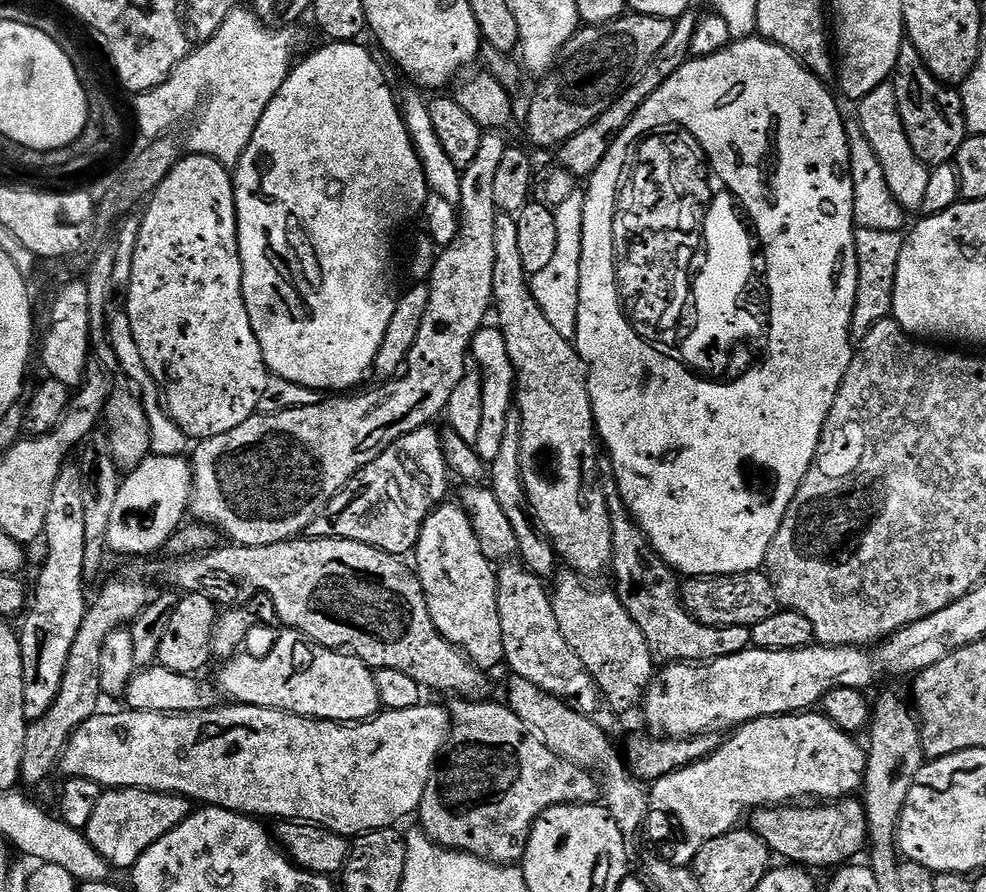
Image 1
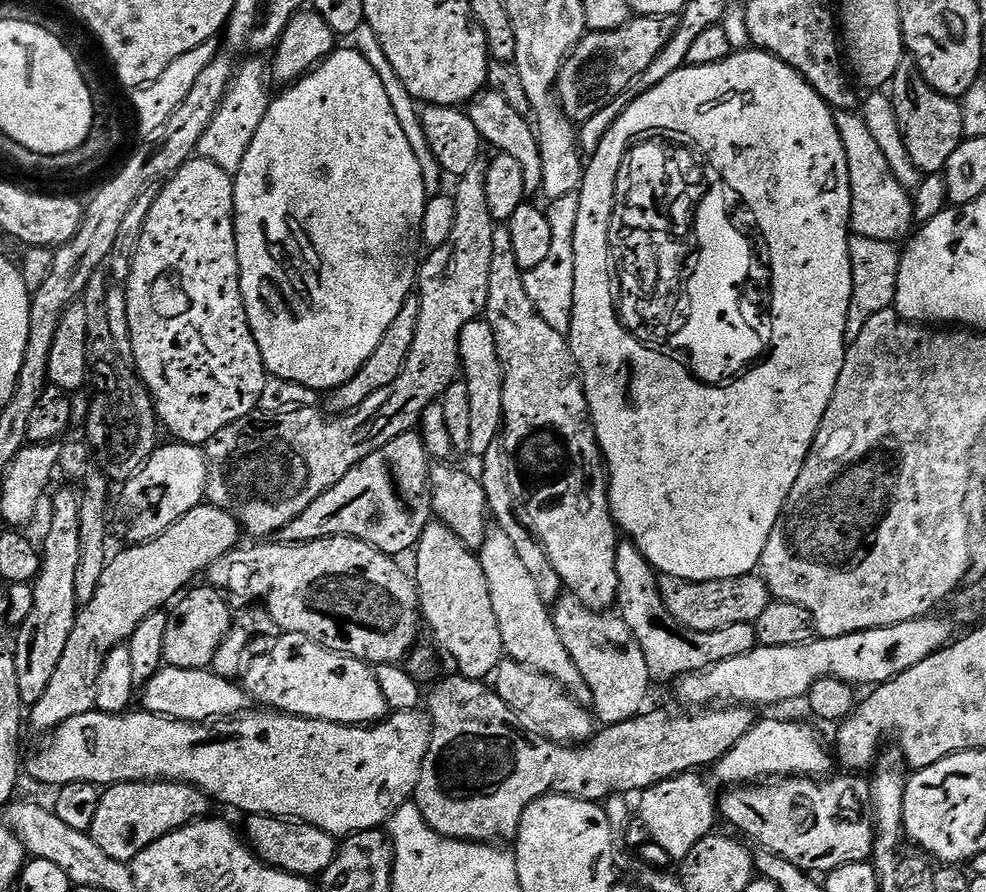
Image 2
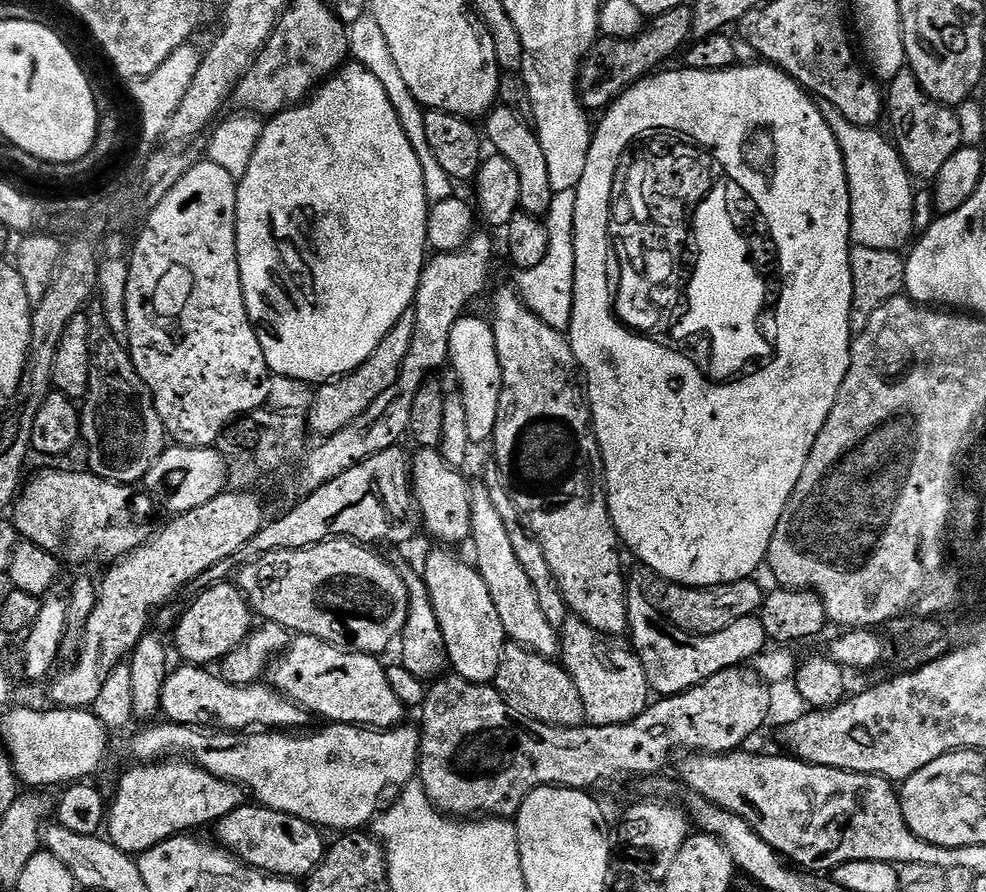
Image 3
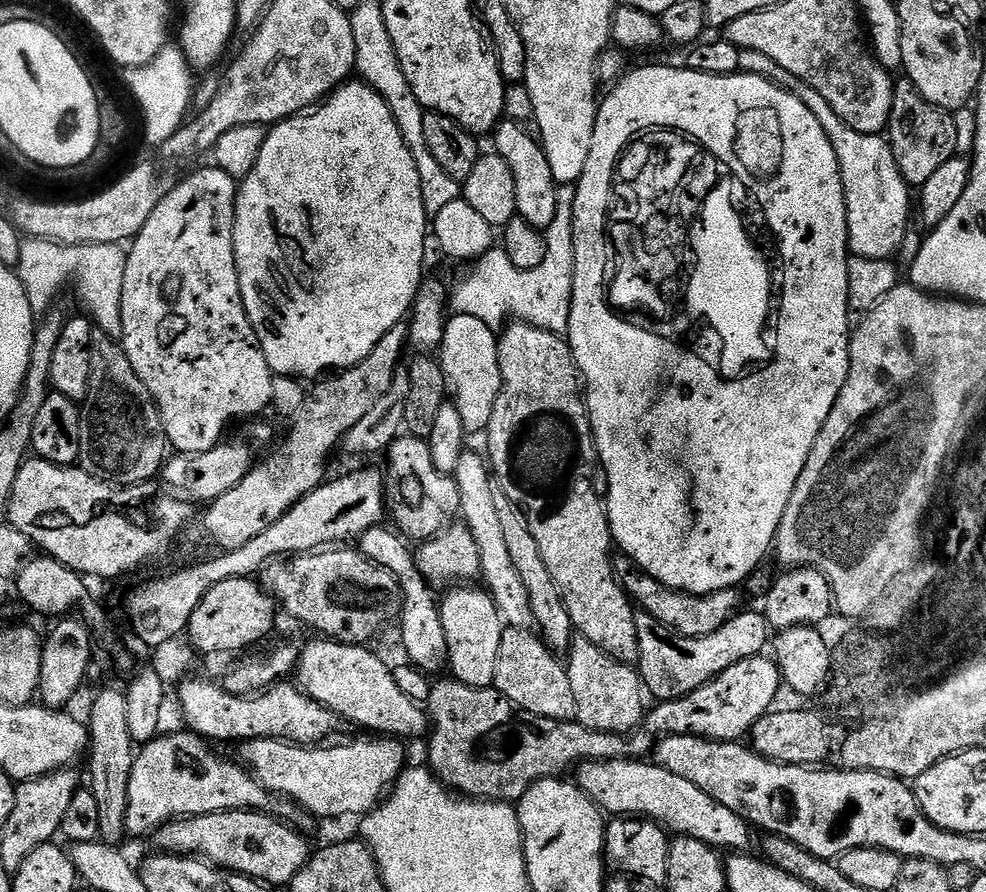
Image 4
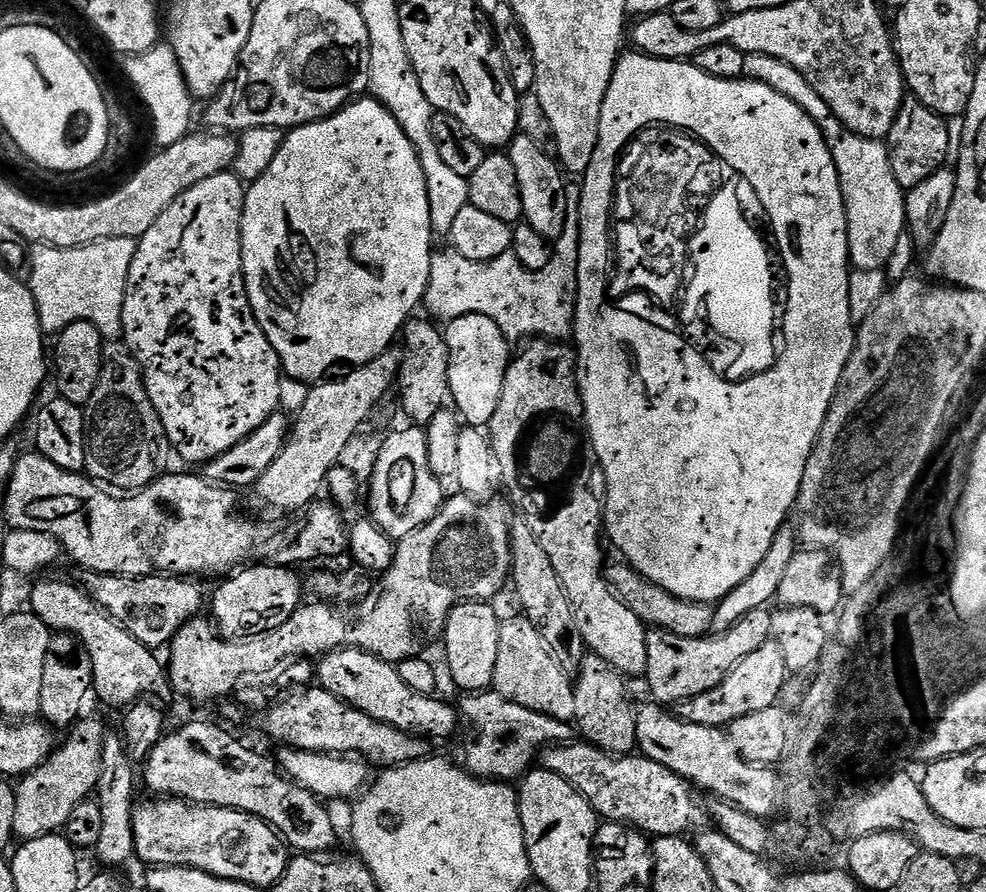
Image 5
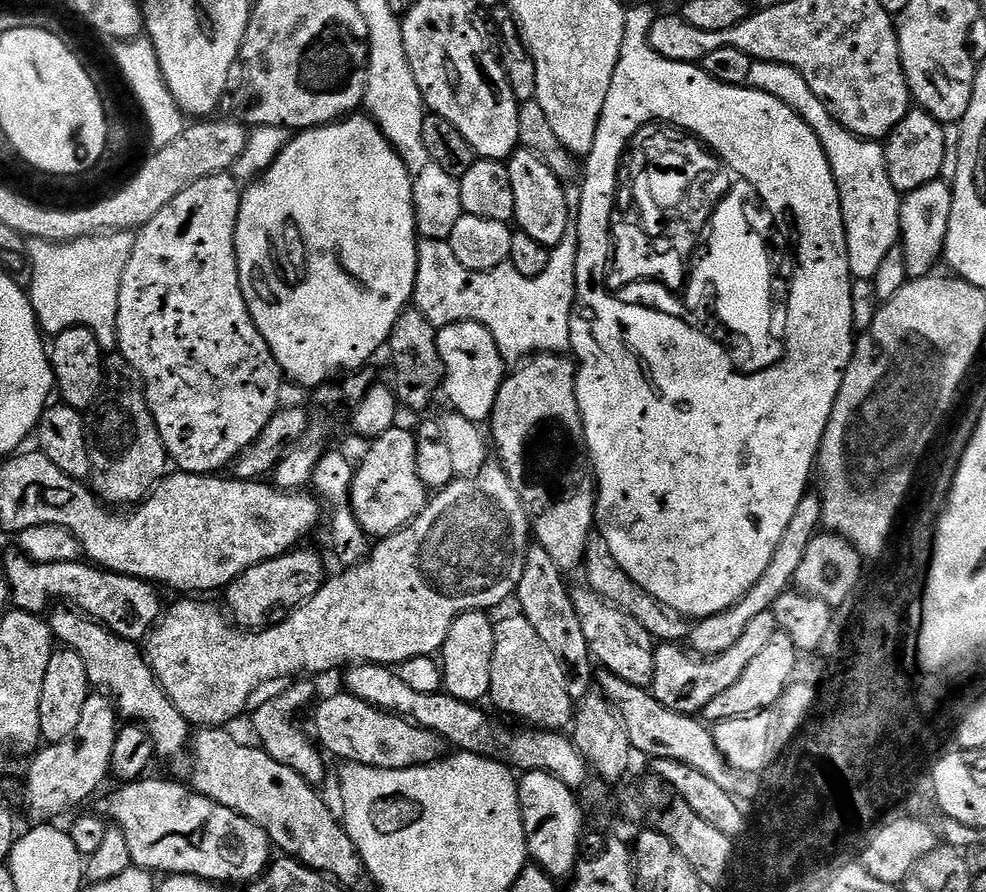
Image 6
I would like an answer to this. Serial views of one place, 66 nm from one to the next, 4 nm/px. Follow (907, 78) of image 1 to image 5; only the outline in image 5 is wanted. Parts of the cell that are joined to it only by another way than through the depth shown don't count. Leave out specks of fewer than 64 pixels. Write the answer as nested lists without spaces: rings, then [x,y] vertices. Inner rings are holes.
[[[905,99],[898,118],[894,118],[894,126],[886,137],[890,168],[904,190],[918,186],[918,182],[926,182],[930,174],[941,171],[948,164],[949,141],[945,117],[927,108],[920,100]]]

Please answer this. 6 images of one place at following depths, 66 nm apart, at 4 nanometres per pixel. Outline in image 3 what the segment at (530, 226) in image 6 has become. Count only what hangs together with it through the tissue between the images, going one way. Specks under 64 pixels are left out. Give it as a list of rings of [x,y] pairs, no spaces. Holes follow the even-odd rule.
[[[497,106],[483,121],[482,132],[487,143],[489,145],[492,143],[496,147],[493,149],[498,155],[506,158],[510,166],[514,166],[514,171],[518,174],[521,209],[532,216],[547,217],[554,203],[554,193],[550,186],[550,173],[546,167],[546,154],[542,154],[542,146],[536,137],[535,127],[518,114],[514,114],[514,110]]]

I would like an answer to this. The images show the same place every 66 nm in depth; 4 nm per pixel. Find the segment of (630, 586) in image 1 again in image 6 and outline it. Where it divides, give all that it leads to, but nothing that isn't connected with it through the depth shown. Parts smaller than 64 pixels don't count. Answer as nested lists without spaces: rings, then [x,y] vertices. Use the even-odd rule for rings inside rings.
[[[772,612],[758,614],[758,618],[750,622],[746,634],[742,634],[741,640],[731,650],[711,658],[701,658],[676,642],[661,643],[654,658],[654,678],[650,691],[658,702],[662,702],[662,706],[680,712],[683,716],[703,713],[704,707],[714,702],[722,690],[730,690],[730,686],[742,678],[742,670],[754,662],[754,657],[766,647],[770,638],[774,638],[777,630],[778,625]]]

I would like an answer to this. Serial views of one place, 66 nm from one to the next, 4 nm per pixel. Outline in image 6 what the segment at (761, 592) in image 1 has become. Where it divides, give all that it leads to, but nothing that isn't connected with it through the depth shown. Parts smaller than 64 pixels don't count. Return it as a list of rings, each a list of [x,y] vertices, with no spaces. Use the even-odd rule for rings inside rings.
[[[599,534],[593,535],[586,546],[582,565],[583,572],[585,578],[588,579],[587,587],[591,591],[598,593],[602,599],[615,604],[618,610],[630,614],[630,618],[634,618],[634,622],[646,626],[646,630],[651,634],[653,640],[657,642],[687,641],[690,631],[689,617],[658,602],[658,598],[654,598],[654,594],[646,594],[646,590],[642,590],[642,586],[638,586],[638,582],[634,582],[634,578],[630,578],[630,574],[626,574],[626,570],[622,570],[622,566],[618,566],[618,562],[614,562],[614,554],[610,554],[610,546],[606,546],[606,538],[602,538]]]

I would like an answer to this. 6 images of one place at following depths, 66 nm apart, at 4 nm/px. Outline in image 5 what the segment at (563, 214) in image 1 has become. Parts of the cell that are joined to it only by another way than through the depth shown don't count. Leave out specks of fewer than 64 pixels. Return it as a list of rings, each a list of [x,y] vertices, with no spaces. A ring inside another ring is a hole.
[[[569,214],[564,233],[555,241],[552,260],[541,272],[527,272],[510,250],[486,262],[462,258],[462,254],[451,250],[437,251],[428,262],[428,286],[424,290],[423,307],[428,307],[427,315],[436,322],[457,320],[466,314],[482,314],[512,342],[529,338],[563,341],[576,319],[579,241],[580,217]]]

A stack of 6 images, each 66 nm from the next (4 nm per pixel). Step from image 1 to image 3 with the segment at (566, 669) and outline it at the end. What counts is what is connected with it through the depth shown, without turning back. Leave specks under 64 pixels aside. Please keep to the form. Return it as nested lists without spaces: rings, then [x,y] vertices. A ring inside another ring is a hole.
[[[487,486],[471,489],[472,535],[470,544],[476,547],[474,566],[480,571],[480,577],[486,582],[486,590],[490,590],[490,598],[494,598],[494,607],[498,610],[498,618],[502,618],[504,635],[511,643],[521,644],[540,656],[556,658],[561,655],[560,637],[557,627],[549,622],[546,614],[542,614],[542,606],[538,606],[538,594],[534,586],[530,586],[530,578],[526,578],[526,570],[514,555],[510,542],[510,534],[506,531],[506,522],[502,522],[494,501],[490,499]]]

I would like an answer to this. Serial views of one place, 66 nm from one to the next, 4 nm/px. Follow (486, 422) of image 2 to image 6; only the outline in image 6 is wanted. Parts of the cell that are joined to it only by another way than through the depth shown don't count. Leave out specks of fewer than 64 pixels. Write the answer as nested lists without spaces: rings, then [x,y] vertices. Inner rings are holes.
[[[459,320],[437,331],[437,348],[444,363],[443,395],[448,395],[451,411],[470,422],[483,425],[491,417],[506,375],[505,357],[494,342],[490,330],[478,322]]]

